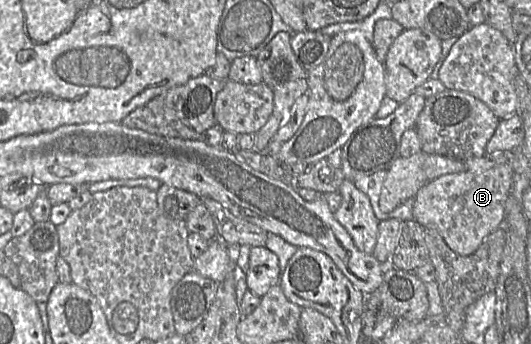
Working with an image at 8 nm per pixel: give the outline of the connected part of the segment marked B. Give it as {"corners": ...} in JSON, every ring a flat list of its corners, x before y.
{"corners":[[510,161,483,172,465,171,439,176,428,181,414,196,412,217,421,226,435,229,454,252,471,255,503,221,513,176]]}

